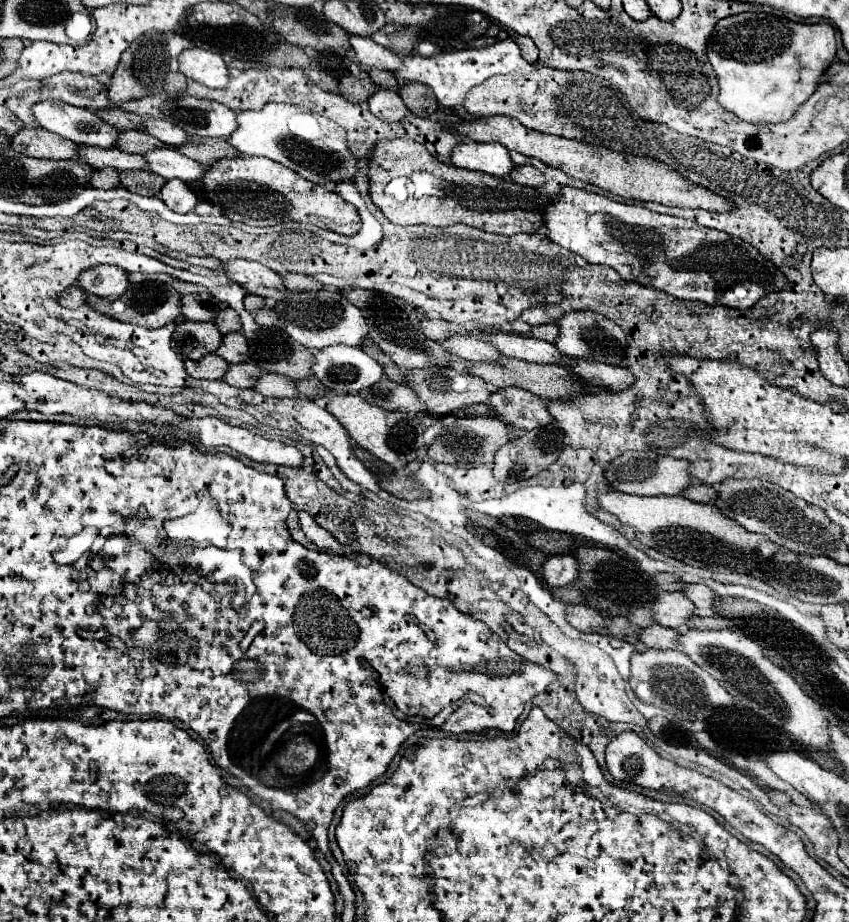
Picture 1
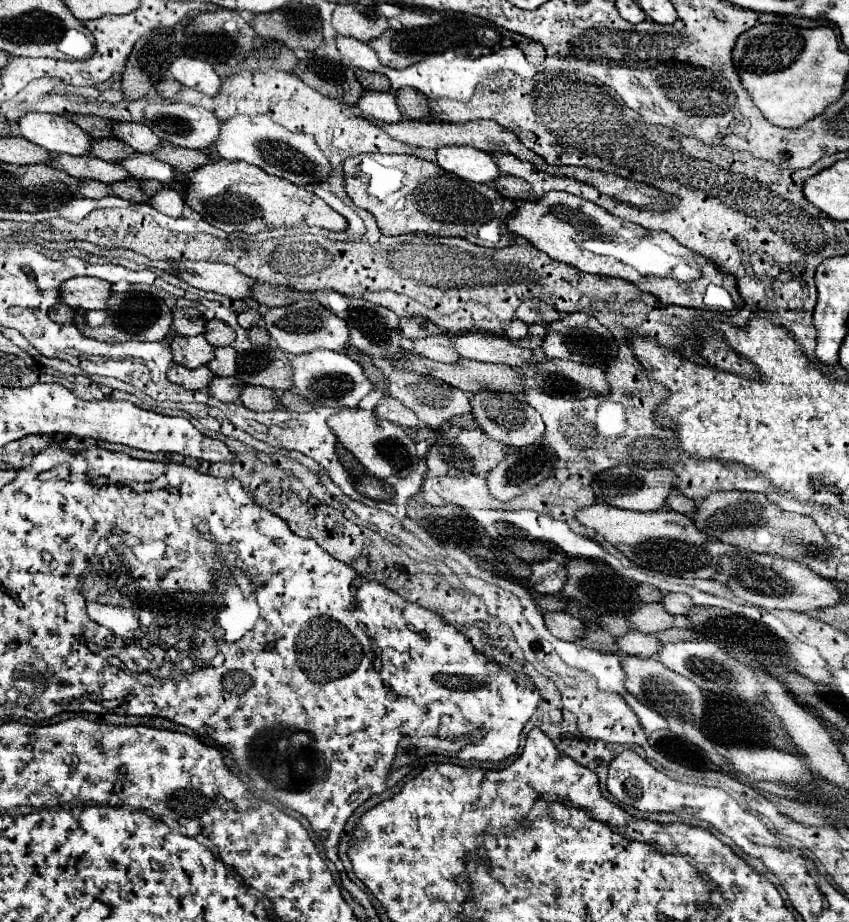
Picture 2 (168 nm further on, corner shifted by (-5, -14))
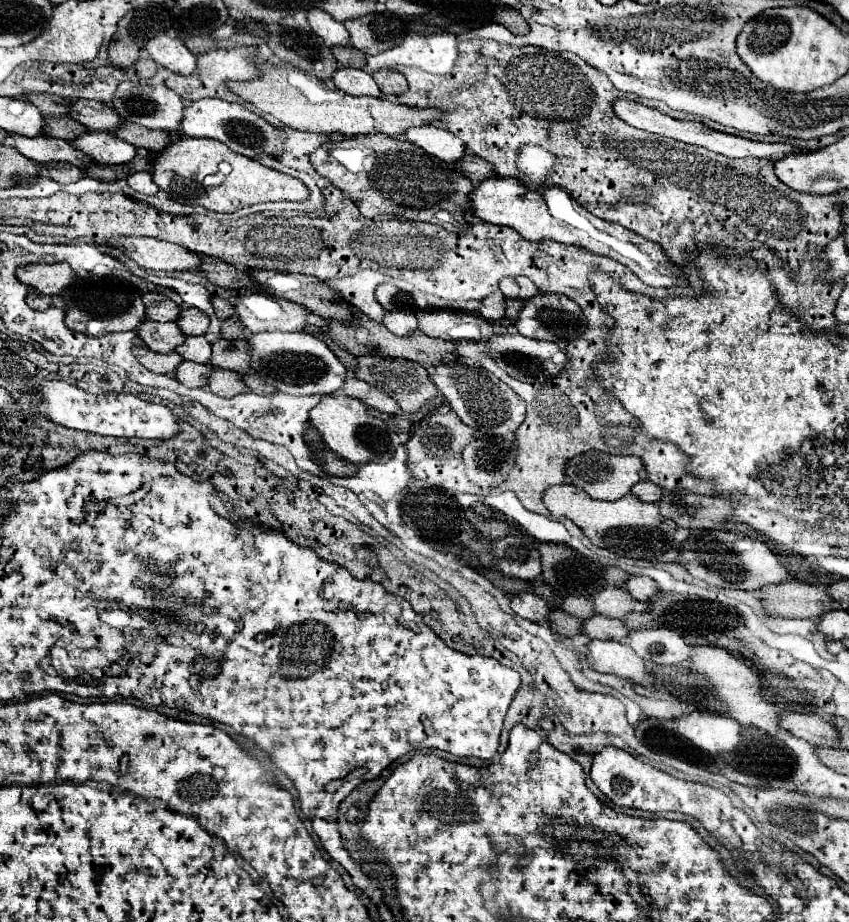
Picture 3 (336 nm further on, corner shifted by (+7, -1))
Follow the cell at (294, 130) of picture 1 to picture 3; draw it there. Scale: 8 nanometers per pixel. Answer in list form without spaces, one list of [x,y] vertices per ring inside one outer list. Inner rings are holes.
[[[200,99],[188,105],[188,111],[184,113],[184,123],[180,127],[184,135],[188,137],[208,137],[208,139],[218,139],[226,143],[232,151],[242,153],[246,157],[260,157],[260,155],[270,155],[278,157],[284,151],[284,127],[274,127],[270,125],[264,117],[248,111],[240,103],[228,103],[222,99]]]

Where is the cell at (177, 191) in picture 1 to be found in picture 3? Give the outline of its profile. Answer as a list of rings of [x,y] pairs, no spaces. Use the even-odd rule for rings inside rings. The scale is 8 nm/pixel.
[[[136,173],[136,175],[130,175],[128,177],[128,185],[134,191],[144,193],[144,195],[156,195],[160,191],[160,187],[152,179],[152,173]]]

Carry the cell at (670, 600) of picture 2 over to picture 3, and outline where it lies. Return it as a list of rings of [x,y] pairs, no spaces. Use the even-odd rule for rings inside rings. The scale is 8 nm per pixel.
[[[630,577],[626,583],[626,591],[636,599],[650,601],[660,589],[658,589],[658,583],[650,577]]]

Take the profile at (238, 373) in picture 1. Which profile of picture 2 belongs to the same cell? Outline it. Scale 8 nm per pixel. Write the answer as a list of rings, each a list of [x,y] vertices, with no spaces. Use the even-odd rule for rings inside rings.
[[[214,376],[212,384],[208,384],[208,394],[220,402],[238,402],[240,390],[244,388],[242,382],[232,384],[232,378],[218,378]]]

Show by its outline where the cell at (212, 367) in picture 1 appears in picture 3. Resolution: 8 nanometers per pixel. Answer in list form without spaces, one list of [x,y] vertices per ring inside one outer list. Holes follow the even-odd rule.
[[[134,347],[134,353],[140,359],[140,363],[154,373],[176,373],[178,365],[184,361],[184,357],[178,355],[176,351],[156,353],[156,351],[150,351],[148,347]]]

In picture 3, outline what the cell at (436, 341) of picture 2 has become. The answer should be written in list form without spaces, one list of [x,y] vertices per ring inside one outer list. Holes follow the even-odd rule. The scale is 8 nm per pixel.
[[[390,311],[384,317],[384,327],[388,331],[392,331],[394,335],[410,335],[418,329],[418,319],[414,313],[406,313],[406,311]]]

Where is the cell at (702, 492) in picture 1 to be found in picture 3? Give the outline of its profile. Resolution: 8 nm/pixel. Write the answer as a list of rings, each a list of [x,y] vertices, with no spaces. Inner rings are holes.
[[[640,481],[640,483],[636,483],[634,487],[632,487],[632,493],[638,497],[638,499],[642,499],[642,501],[648,501],[648,503],[656,503],[656,501],[660,501],[660,497],[664,495],[664,489],[662,487],[658,487],[658,485],[654,485],[652,481]]]

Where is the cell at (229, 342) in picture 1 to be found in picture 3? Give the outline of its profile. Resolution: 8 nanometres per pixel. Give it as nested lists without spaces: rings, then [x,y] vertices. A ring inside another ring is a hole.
[[[204,335],[198,337],[188,337],[184,345],[180,345],[176,349],[184,359],[188,361],[196,361],[196,363],[210,363],[212,357],[212,345],[208,343],[208,339]]]

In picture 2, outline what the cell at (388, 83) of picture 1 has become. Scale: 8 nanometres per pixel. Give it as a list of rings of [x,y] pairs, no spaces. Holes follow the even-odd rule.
[[[356,70],[356,78],[360,80],[364,90],[374,90],[374,92],[388,92],[390,90],[388,78],[380,72],[360,72],[360,70]]]

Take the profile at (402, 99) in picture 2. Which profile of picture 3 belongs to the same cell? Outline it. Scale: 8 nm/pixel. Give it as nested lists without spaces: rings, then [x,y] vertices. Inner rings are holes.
[[[376,71],[372,77],[384,95],[402,95],[408,89],[406,77],[398,71]]]

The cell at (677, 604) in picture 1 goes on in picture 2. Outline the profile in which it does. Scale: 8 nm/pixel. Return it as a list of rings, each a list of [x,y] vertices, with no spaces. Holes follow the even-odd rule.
[[[660,602],[644,604],[628,616],[630,628],[644,634],[656,634],[660,630],[668,630],[672,626],[672,620],[674,616],[670,616]]]

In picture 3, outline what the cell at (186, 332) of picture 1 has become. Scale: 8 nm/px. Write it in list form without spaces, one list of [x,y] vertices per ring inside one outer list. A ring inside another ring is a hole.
[[[144,319],[144,323],[140,323],[138,335],[152,351],[158,353],[170,353],[186,341],[184,333],[178,329],[176,323],[160,323],[150,319]]]

